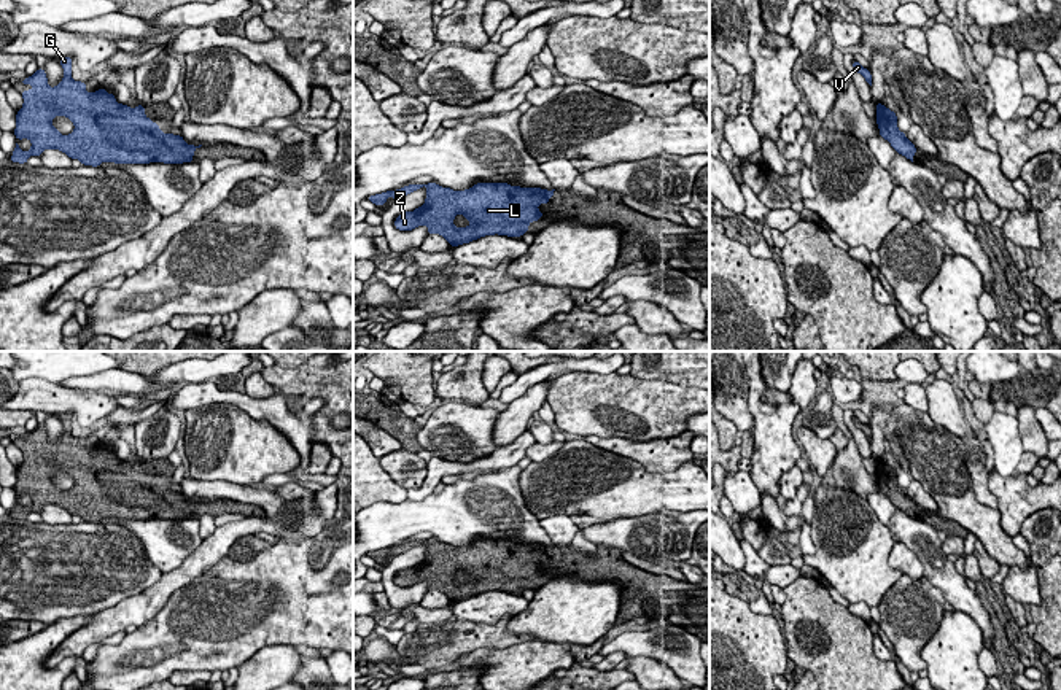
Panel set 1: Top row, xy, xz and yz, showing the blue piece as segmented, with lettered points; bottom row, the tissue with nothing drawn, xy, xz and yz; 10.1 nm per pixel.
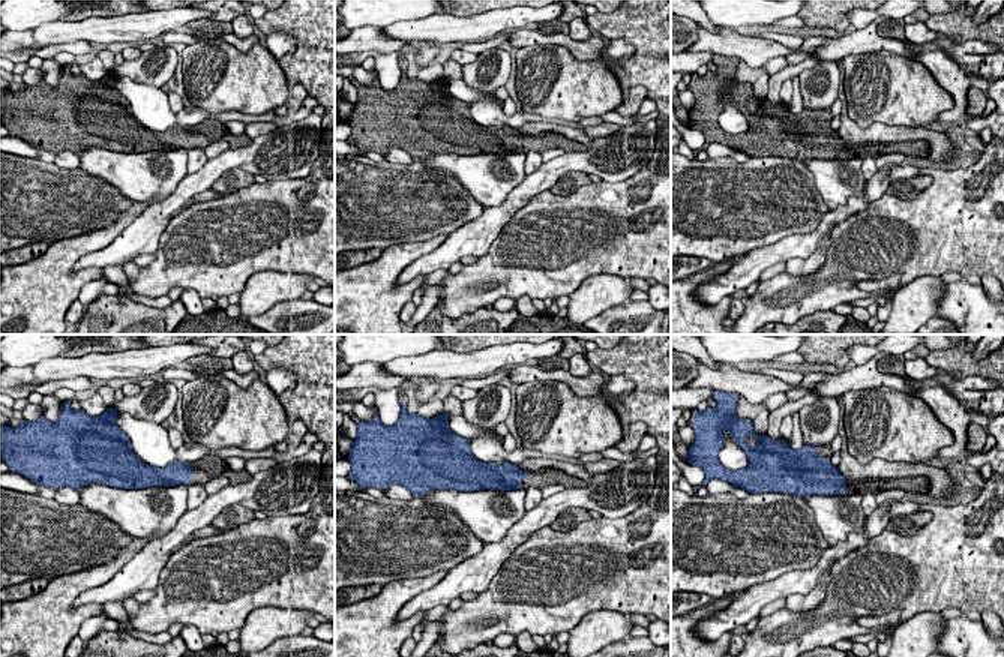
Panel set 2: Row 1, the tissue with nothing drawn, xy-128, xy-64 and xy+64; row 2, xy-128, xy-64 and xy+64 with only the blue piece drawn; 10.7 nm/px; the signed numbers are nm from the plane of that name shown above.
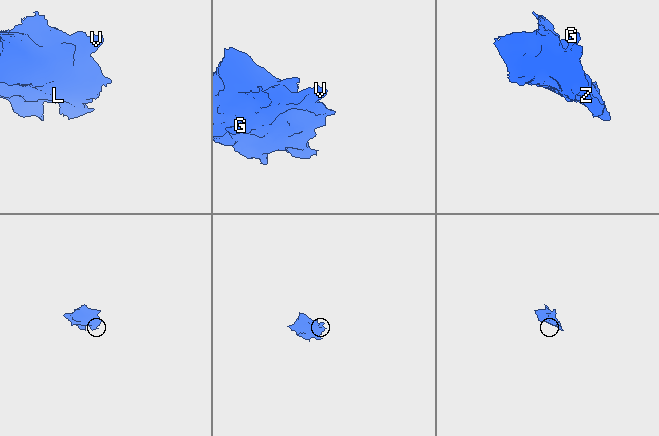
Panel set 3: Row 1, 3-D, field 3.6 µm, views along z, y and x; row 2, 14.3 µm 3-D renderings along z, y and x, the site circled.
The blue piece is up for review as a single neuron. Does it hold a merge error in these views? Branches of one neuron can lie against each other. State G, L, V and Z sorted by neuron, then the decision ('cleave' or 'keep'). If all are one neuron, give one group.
G L V Z | keep

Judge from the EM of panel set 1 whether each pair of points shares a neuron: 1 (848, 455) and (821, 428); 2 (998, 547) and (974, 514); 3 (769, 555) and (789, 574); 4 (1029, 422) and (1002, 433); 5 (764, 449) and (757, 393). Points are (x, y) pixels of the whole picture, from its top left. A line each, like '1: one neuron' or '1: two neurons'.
1: two neurons
2: one neuron
3: two neurons
4: two neurons
5: one neuron

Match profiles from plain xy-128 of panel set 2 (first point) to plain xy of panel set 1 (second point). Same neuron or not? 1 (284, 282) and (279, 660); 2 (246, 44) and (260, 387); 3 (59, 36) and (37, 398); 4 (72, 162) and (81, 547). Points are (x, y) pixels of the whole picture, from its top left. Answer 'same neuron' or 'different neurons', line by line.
1: same neuron
2: different neurons
3: different neurons
4: different neurons

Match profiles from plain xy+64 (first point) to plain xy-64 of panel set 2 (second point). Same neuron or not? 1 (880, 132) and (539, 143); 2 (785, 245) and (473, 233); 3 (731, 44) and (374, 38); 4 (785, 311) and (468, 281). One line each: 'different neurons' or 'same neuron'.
1: different neurons
2: same neuron
3: same neuron
4: same neuron

